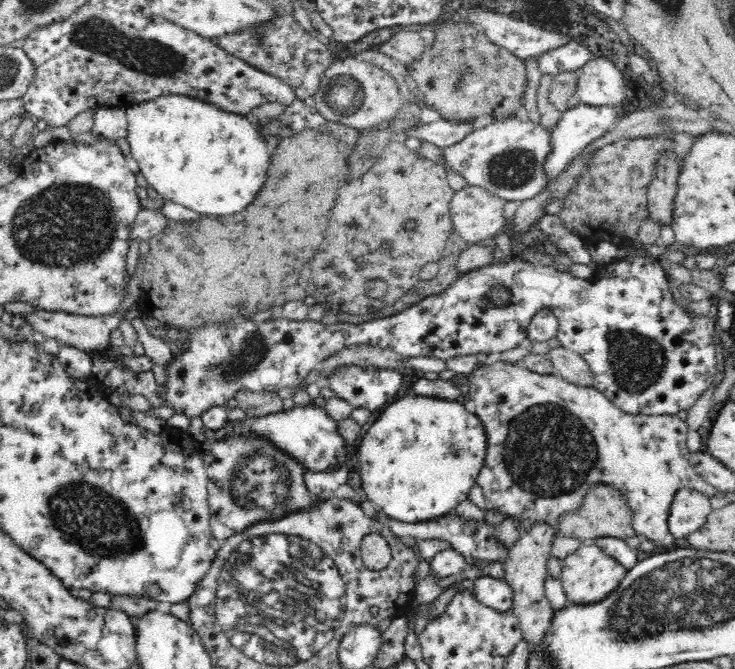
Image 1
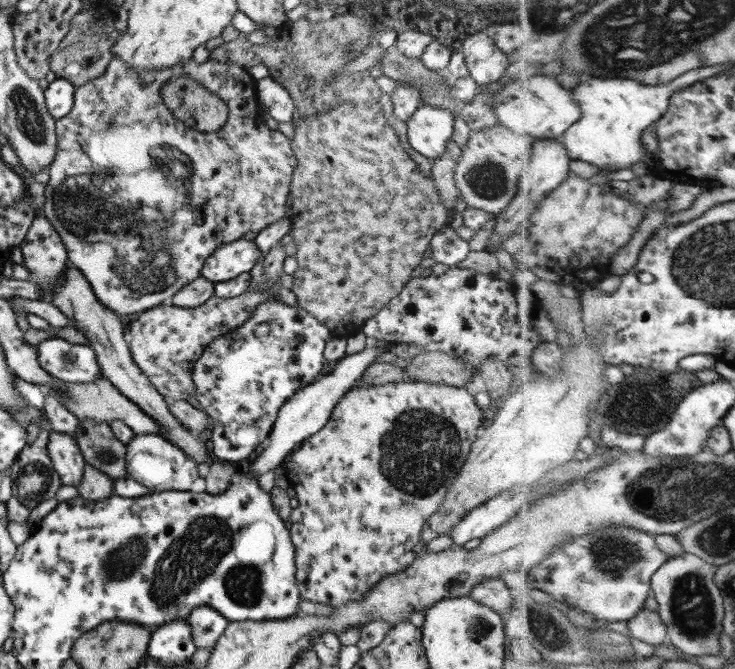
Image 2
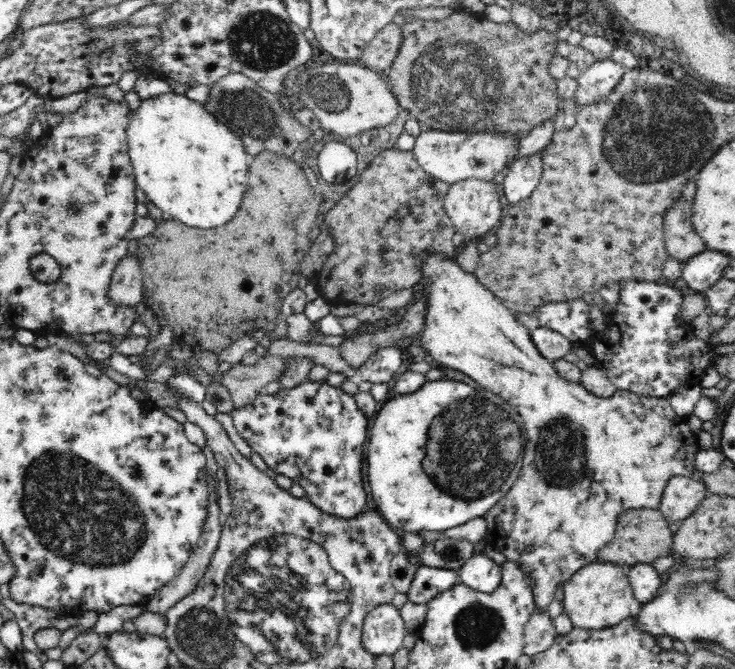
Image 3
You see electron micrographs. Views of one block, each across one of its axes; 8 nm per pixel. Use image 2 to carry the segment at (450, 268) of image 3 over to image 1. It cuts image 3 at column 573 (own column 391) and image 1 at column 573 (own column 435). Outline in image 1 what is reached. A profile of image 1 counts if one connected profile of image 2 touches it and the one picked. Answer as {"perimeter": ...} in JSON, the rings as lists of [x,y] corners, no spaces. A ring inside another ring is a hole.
{"perimeter":[[[481,356],[482,362],[474,372],[468,375],[467,382],[470,384],[470,398],[476,402],[476,415],[480,417],[484,428],[486,428],[486,459],[484,467],[481,469],[480,476],[476,478],[477,485],[483,490],[483,495],[487,498],[493,508],[497,508],[504,514],[505,518],[508,516],[515,516],[519,520],[519,532],[532,528],[538,522],[547,522],[550,526],[558,524],[558,518],[562,514],[568,512],[576,512],[582,506],[582,500],[586,496],[586,492],[594,486],[594,484],[609,484],[619,490],[625,495],[628,507],[632,510],[632,527],[636,531],[636,535],[641,539],[648,538],[654,541],[657,546],[667,548],[675,540],[670,534],[668,526],[669,510],[674,495],[683,488],[696,489],[706,496],[711,497],[719,495],[714,486],[708,484],[696,470],[692,467],[689,457],[691,456],[690,449],[688,449],[687,432],[688,423],[686,423],[683,415],[633,415],[632,413],[624,412],[622,409],[615,406],[602,392],[594,389],[593,387],[579,386],[574,383],[569,383],[562,377],[554,376],[551,374],[538,374],[531,372],[528,368],[522,368],[518,364],[509,364],[508,362],[494,362],[494,364],[483,364],[486,356]]]}

